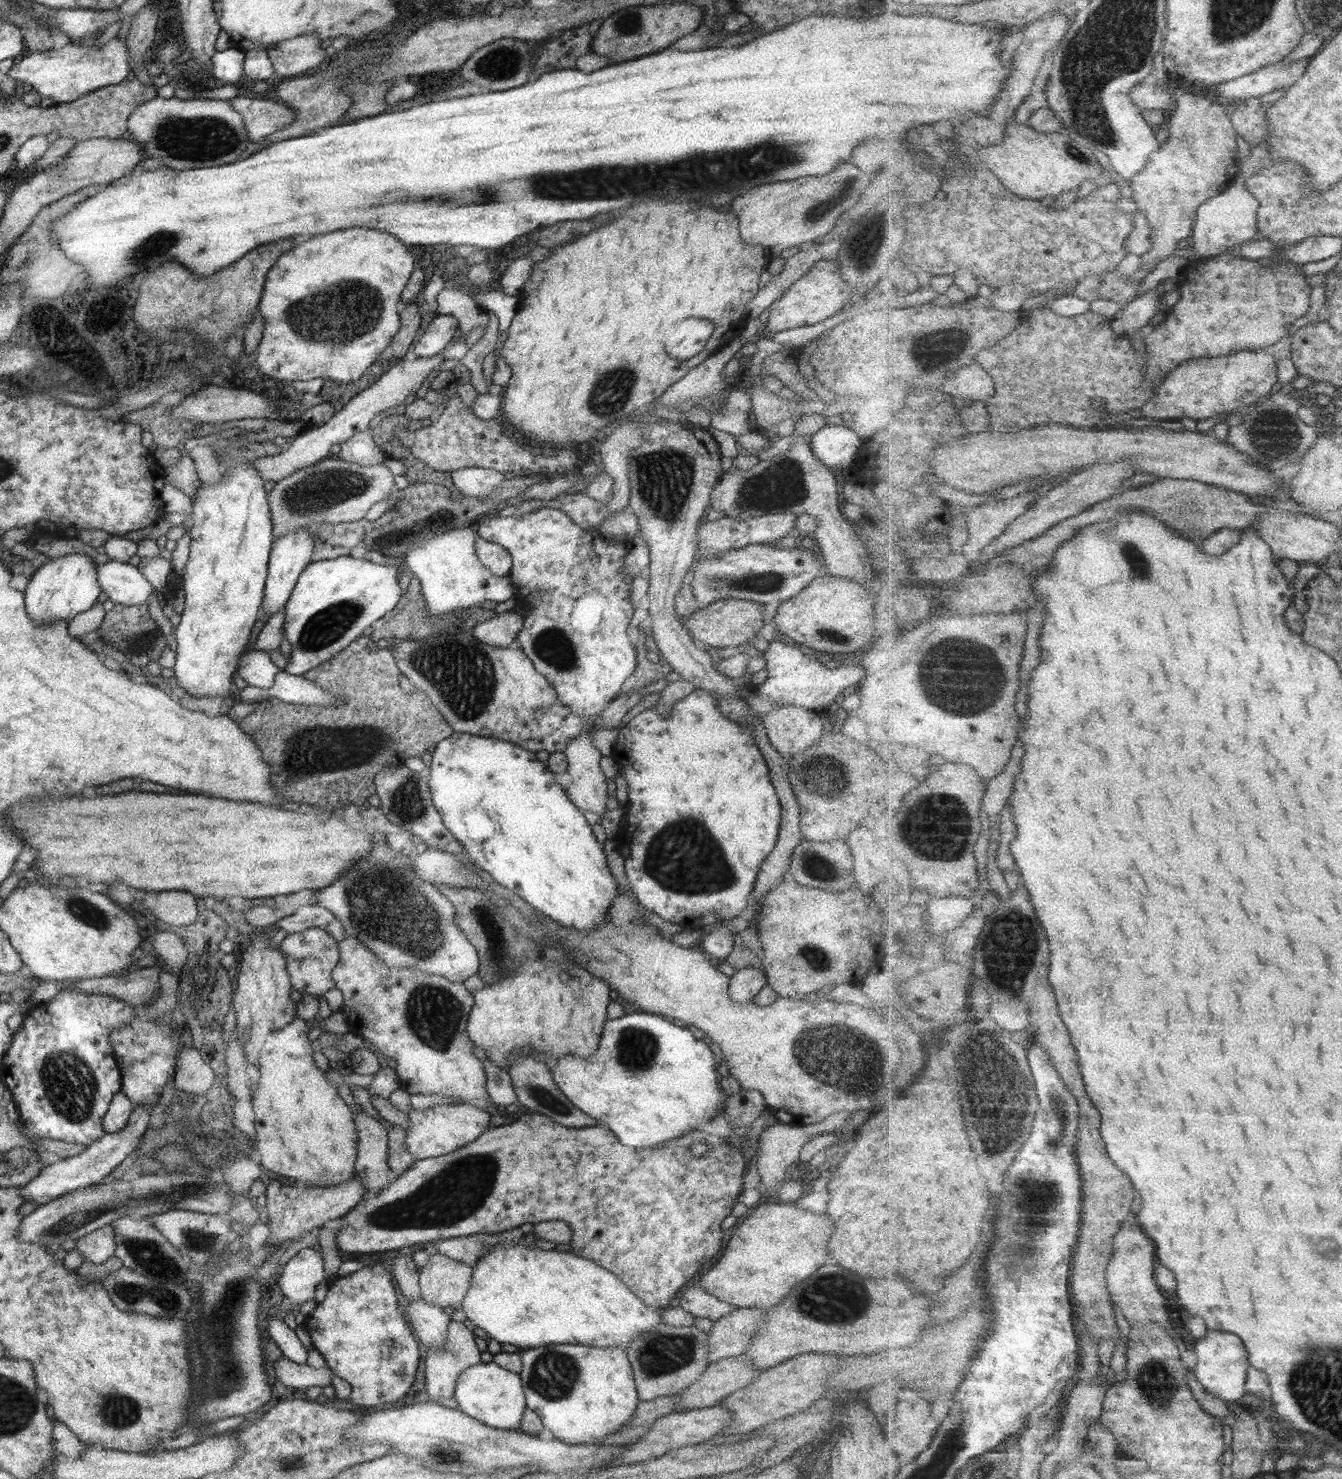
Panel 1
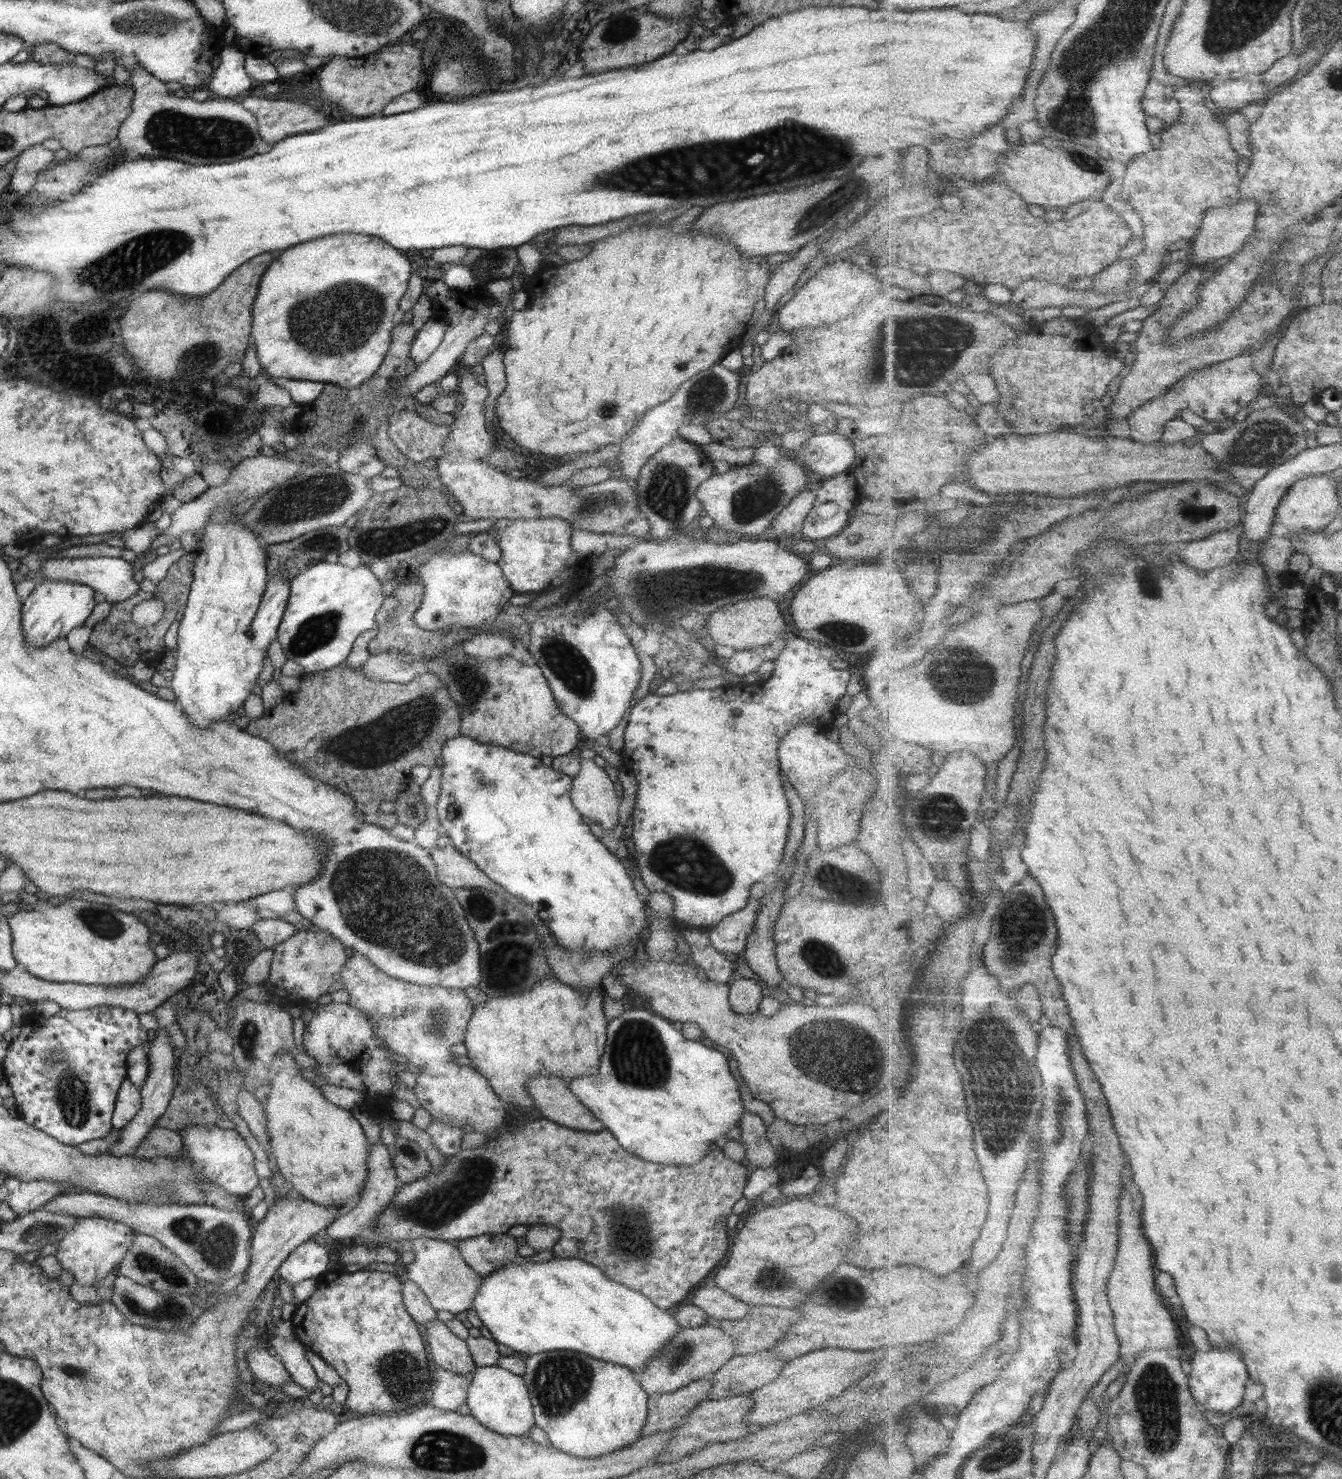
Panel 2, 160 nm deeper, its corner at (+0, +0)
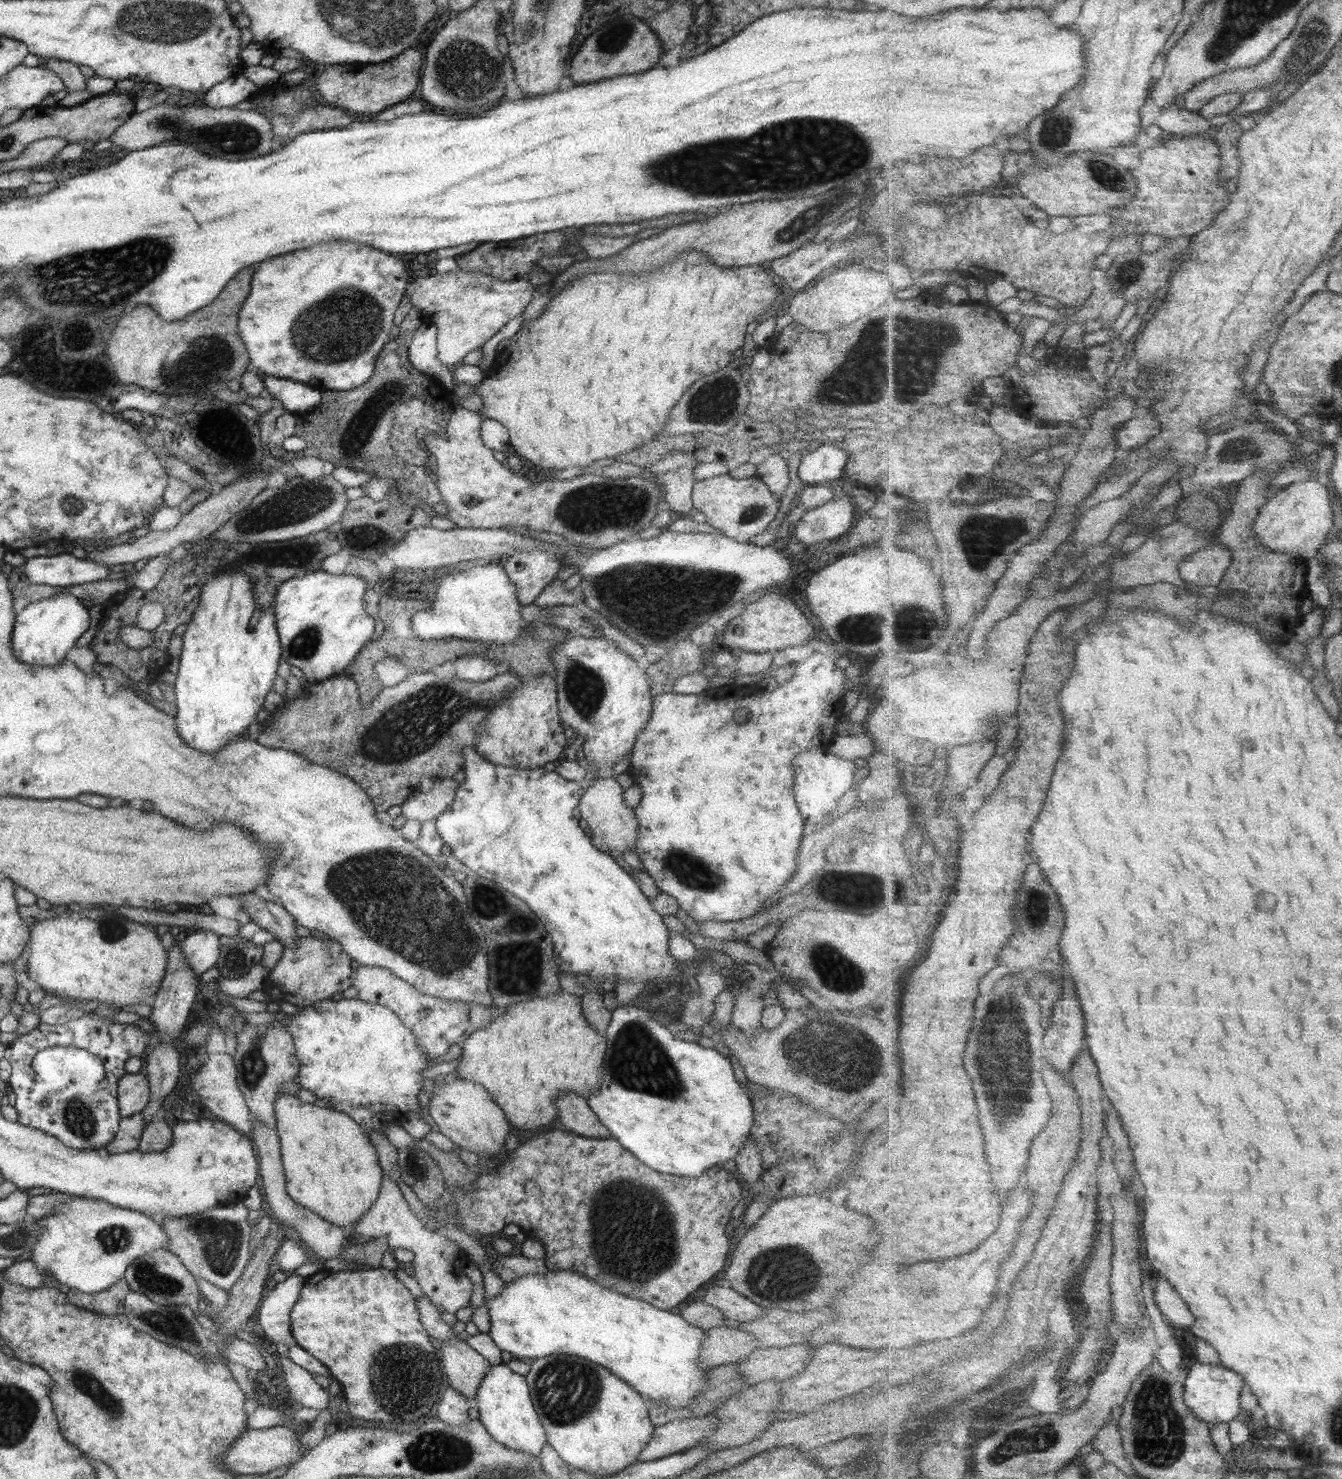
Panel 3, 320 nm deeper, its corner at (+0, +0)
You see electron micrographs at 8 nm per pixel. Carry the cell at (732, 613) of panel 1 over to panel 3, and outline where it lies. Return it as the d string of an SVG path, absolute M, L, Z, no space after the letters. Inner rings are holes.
M773 590L745 605L741 614L730 619L724 627L723 647L738 648L746 653L770 653L771 650L783 650L795 644L805 646L813 639L813 632L815 632L807 616L791 600L779 594L775 596Z

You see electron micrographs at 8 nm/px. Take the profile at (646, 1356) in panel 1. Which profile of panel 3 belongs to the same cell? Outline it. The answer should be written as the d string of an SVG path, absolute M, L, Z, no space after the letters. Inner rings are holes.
M725 1325L710 1328L699 1347L697 1361L707 1368L745 1360L757 1348L758 1340L749 1333Z

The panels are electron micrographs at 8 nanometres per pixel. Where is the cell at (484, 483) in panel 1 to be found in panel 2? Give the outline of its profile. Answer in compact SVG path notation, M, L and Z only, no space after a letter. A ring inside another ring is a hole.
M464 370L463 376L458 378L458 391L456 394L458 394L458 397L461 398L461 408L457 408L454 412L454 420L452 420L452 425L450 426L450 431L448 432L448 435L446 436L445 440L442 442L442 454L444 454L440 459L437 459L437 468L436 472L438 474L438 479L441 481L441 484L451 492L453 495L453 498L457 501L457 504L461 506L462 513L465 514L465 516L469 516L471 520L481 520L481 518L496 518L496 520L499 520L499 518L508 518L510 520L537 520L538 518L561 518L565 522L569 523L569 526L571 527L571 530L587 530L587 532L595 532L595 534L609 534L609 533L615 533L623 528L628 522L631 522L633 519L635 519L636 514L640 516L638 512L640 512L638 508L638 500L637 500L637 489L635 486L626 480L623 480L621 478L614 477L610 480L605 480L603 482L595 483L592 485L583 485L580 487L564 487L563 484L556 485L556 486L549 486L549 485L542 485L541 483L538 483L537 481L531 481L527 480L525 478L520 478L518 480L513 479L508 476L508 474L505 472L499 472L499 470L495 470L495 468L491 468L491 466L487 466L485 462L483 462L484 458L488 455L488 451L492 449L493 443L494 443L494 436L492 435L492 431L487 425L486 420L484 419L484 414L482 413L483 408L485 406L485 400L489 396L487 388L484 386L481 386L475 381L476 374L467 373Z

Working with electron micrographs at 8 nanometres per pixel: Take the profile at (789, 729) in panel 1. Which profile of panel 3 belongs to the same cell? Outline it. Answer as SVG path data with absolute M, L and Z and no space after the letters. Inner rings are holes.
M804 750L792 758L794 802L805 824L824 824L833 815L839 798L861 780L862 765L845 761L827 750Z

